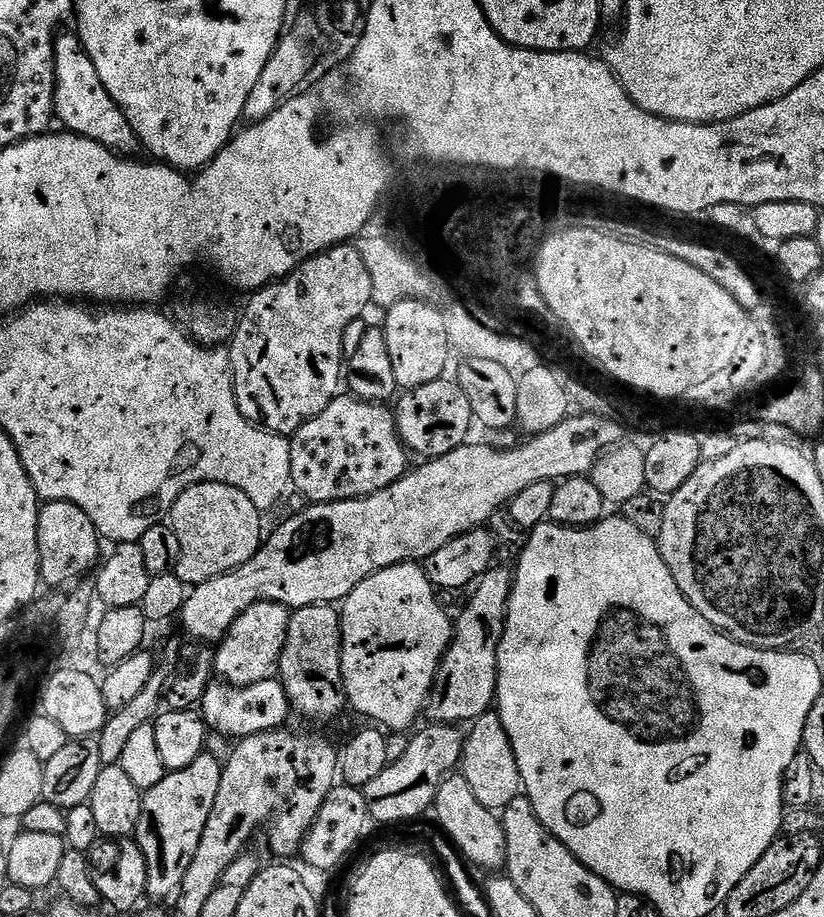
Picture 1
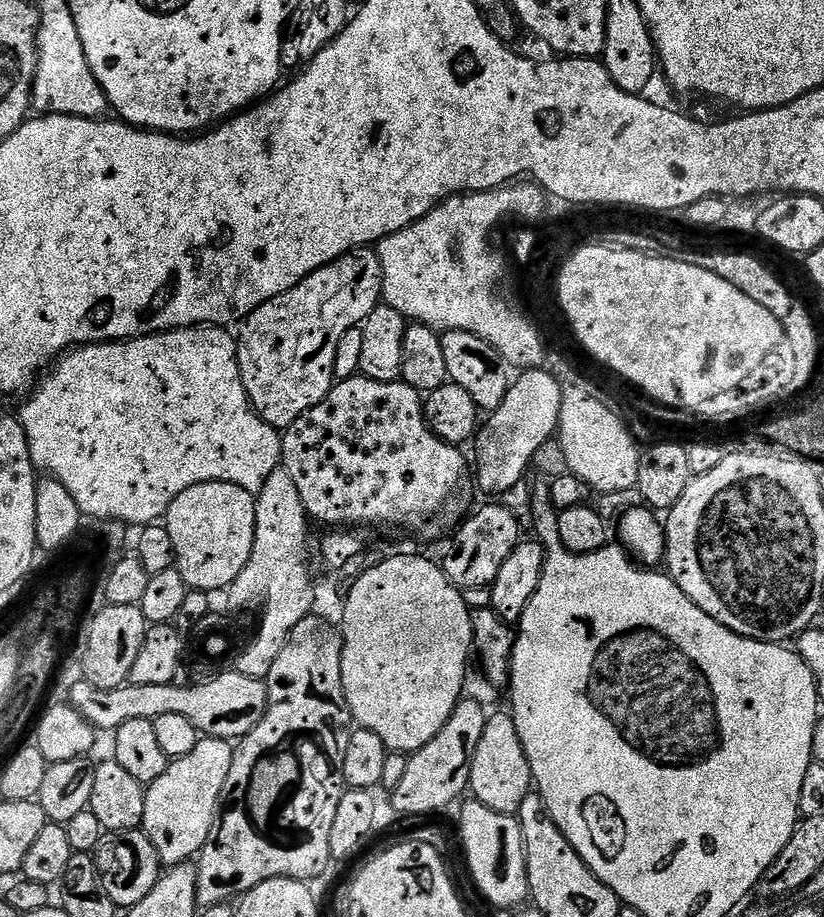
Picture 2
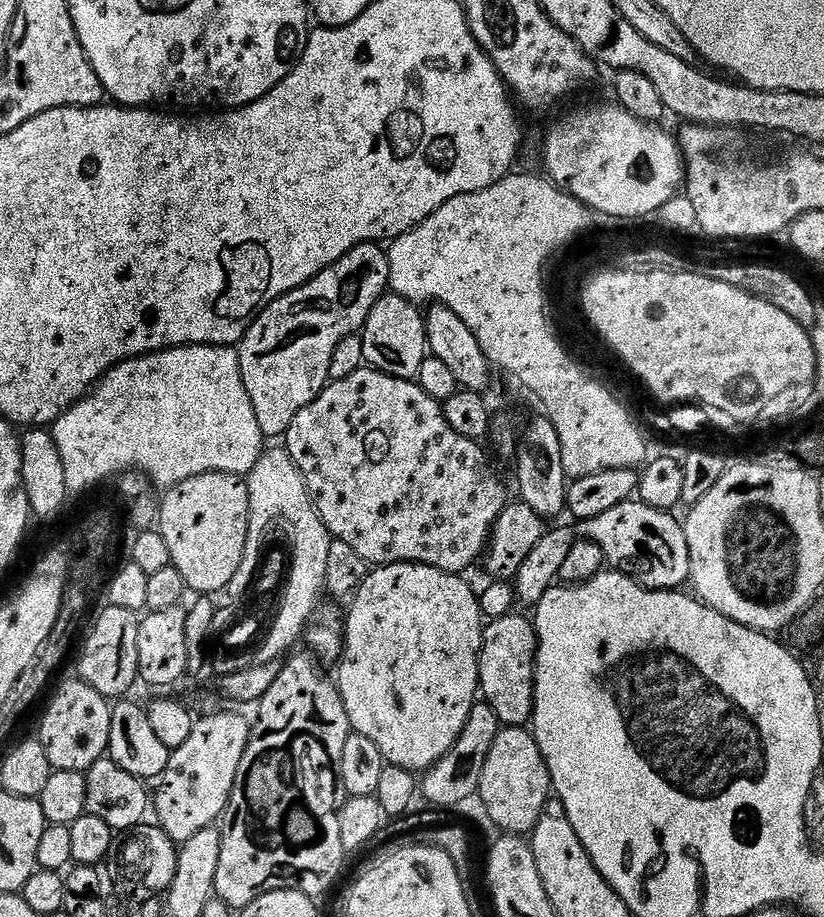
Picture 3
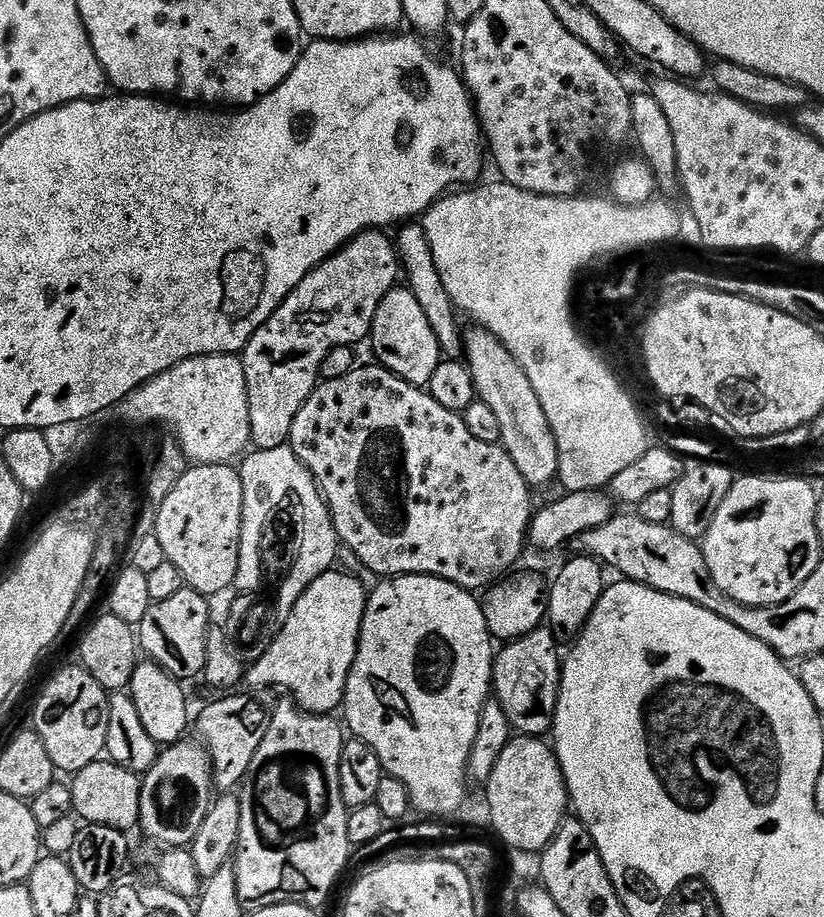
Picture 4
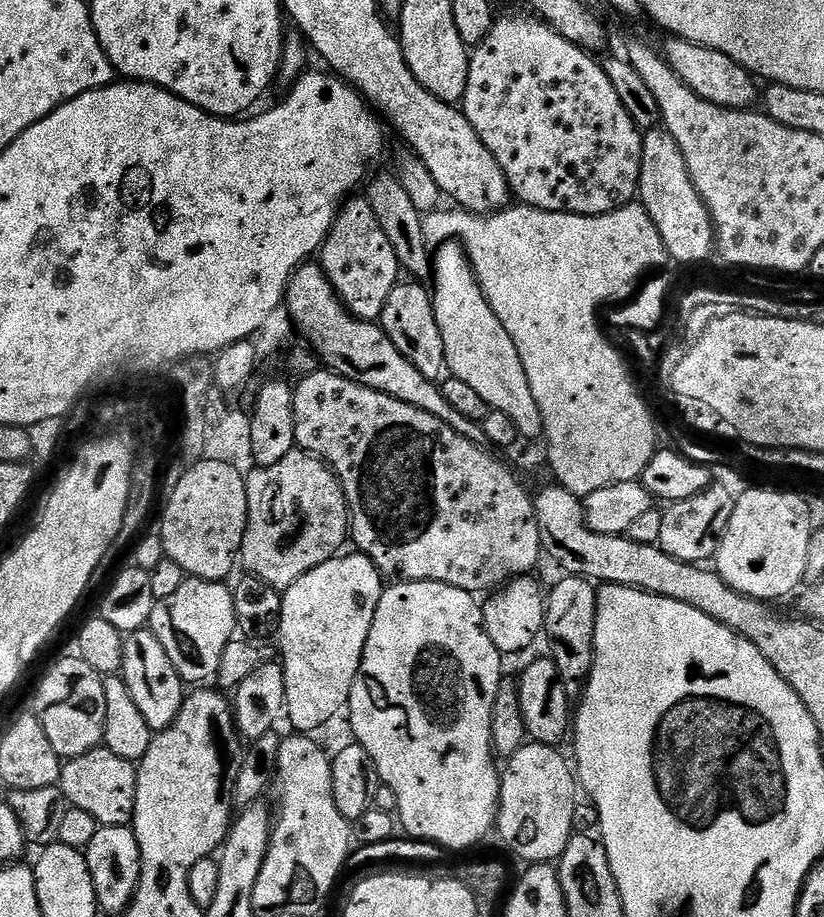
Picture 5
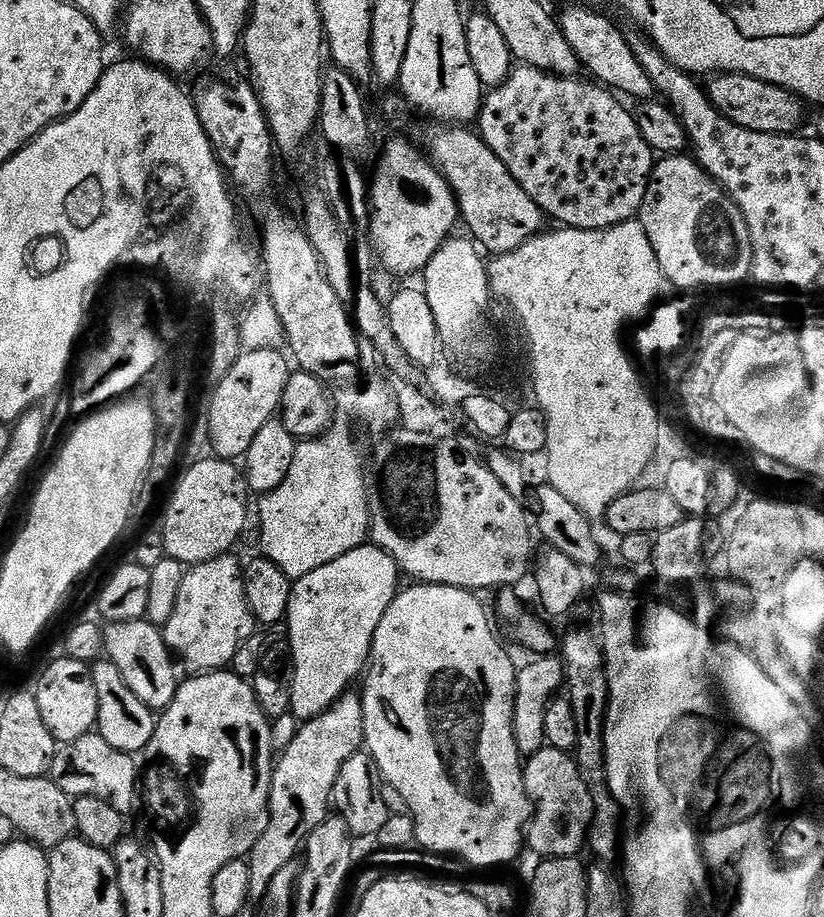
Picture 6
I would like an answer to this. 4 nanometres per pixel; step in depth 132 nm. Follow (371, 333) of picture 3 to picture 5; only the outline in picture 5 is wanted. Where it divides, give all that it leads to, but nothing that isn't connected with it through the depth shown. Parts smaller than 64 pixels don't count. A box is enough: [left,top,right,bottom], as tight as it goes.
[379,282,445,381]

